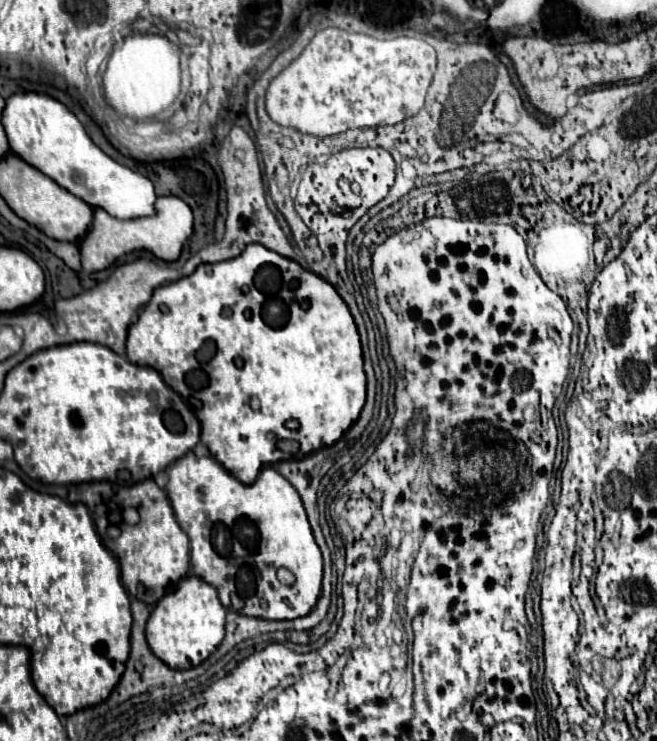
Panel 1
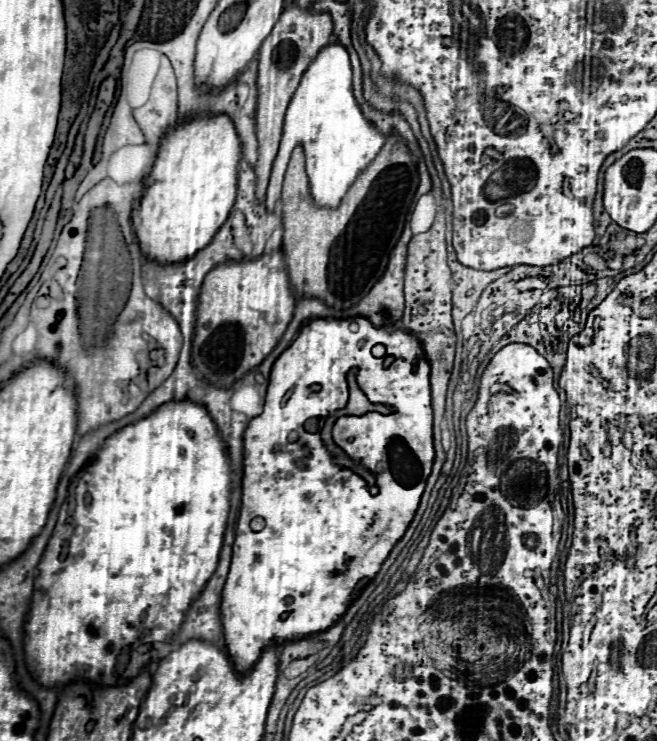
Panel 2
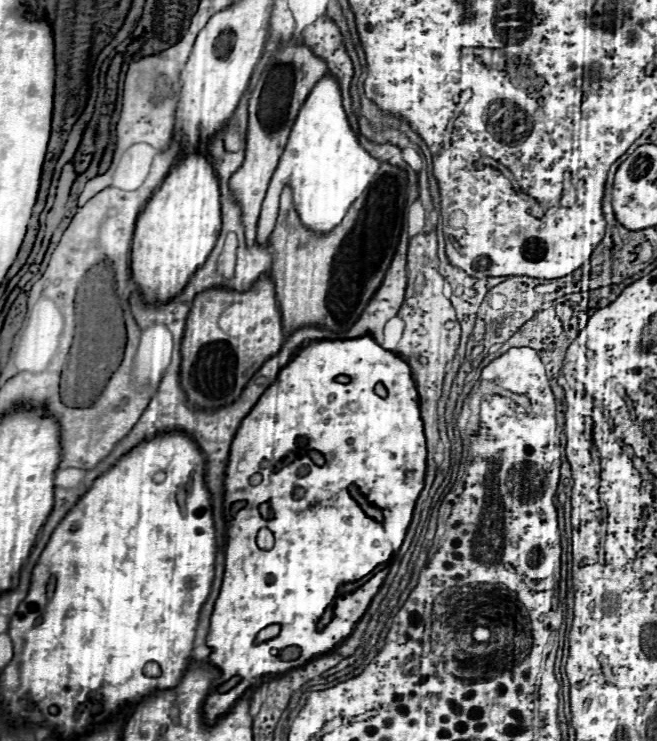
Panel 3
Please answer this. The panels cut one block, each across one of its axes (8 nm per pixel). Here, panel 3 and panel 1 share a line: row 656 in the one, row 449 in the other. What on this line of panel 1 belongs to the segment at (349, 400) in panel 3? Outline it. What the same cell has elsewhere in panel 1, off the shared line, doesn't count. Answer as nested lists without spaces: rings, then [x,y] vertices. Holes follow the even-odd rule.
[[[248,244],[248,248],[232,258],[232,260],[224,260],[224,262],[216,262],[216,264],[200,264],[200,268],[196,268],[190,276],[186,278],[180,278],[176,282],[170,282],[170,284],[162,284],[154,290],[150,302],[144,306],[144,310],[140,312],[138,320],[134,324],[128,326],[128,336],[126,336],[126,354],[128,354],[128,360],[134,362],[134,364],[140,364],[140,366],[150,366],[150,368],[156,368],[168,386],[188,386],[186,382],[186,376],[194,370],[202,370],[206,376],[208,376],[208,384],[196,392],[196,398],[202,402],[202,410],[198,410],[198,418],[202,420],[200,426],[202,426],[202,434],[200,434],[200,442],[208,448],[208,452],[228,470],[232,472],[240,482],[244,484],[250,484],[252,480],[256,480],[256,476],[260,474],[260,470],[268,464],[276,464],[280,460],[286,460],[286,458],[304,458],[308,452],[314,452],[316,448],[322,448],[322,446],[332,446],[336,444],[342,434],[358,420],[360,416],[360,410],[364,406],[364,400],[366,400],[366,374],[364,374],[364,368],[362,368],[362,348],[360,348],[360,336],[358,336],[358,330],[356,330],[356,324],[354,324],[354,318],[348,310],[348,306],[344,304],[344,300],[340,300],[340,296],[336,296],[336,290],[332,288],[330,282],[326,282],[324,278],[316,276],[314,272],[310,270],[304,270],[298,262],[290,260],[290,258],[284,258],[268,248],[264,248],[262,244]],[[242,286],[248,286],[248,292],[242,294]],[[254,302],[254,308],[250,306]],[[164,304],[166,310],[160,310],[160,306]],[[244,310],[250,310],[252,316],[246,318],[244,316]],[[288,418],[294,418],[298,422],[298,428],[296,430],[288,430],[284,424]],[[282,440],[294,440],[300,444],[298,452],[296,454],[286,454],[278,444]]]

